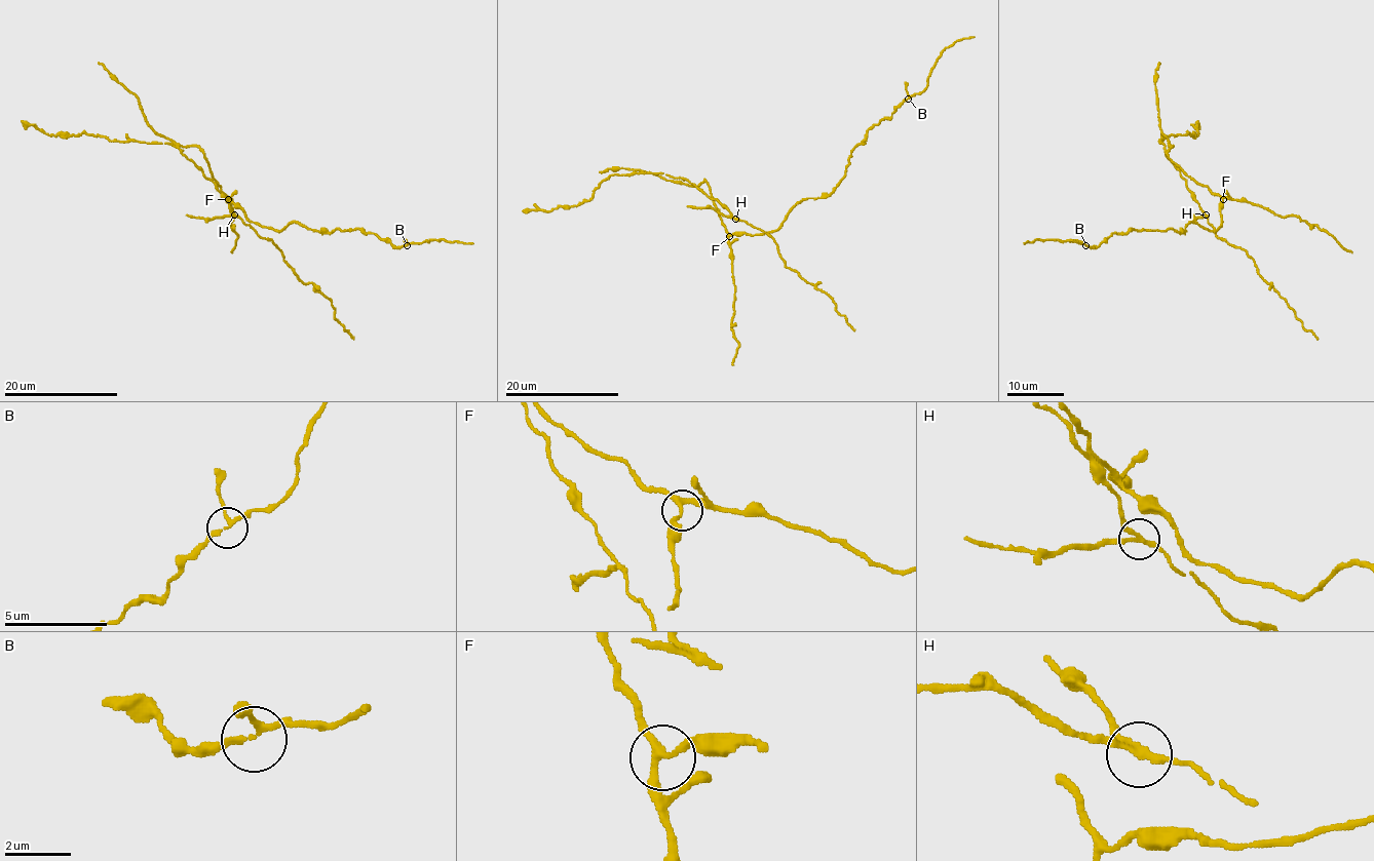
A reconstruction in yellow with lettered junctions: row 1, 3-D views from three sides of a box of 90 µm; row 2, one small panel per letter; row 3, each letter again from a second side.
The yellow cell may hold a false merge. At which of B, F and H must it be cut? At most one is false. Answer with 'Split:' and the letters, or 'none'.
Split: H

